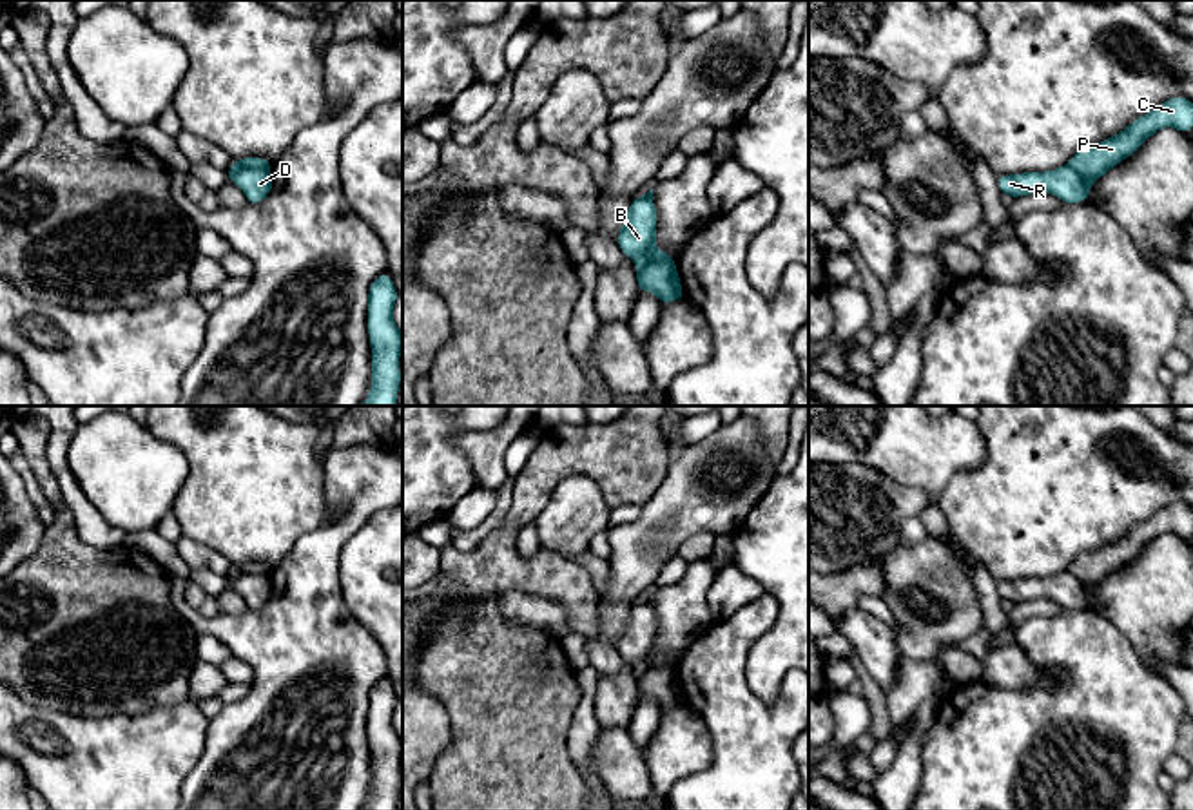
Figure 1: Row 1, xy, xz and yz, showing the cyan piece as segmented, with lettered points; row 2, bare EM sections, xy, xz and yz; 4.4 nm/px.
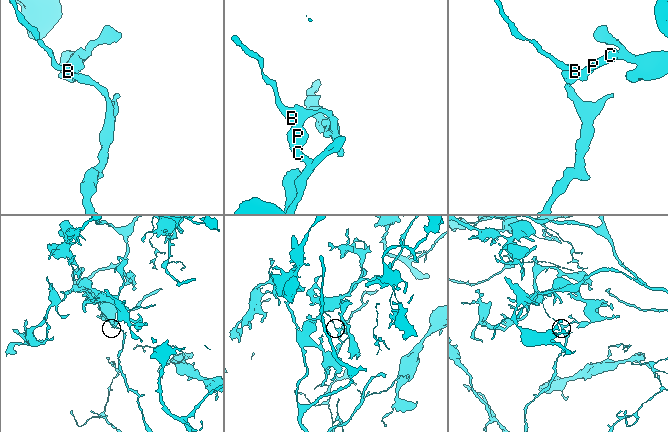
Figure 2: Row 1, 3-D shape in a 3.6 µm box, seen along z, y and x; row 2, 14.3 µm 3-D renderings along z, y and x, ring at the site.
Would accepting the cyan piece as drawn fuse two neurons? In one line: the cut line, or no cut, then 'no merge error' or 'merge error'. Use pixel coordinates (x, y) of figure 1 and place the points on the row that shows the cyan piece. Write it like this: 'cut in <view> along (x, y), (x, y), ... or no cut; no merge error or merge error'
cut in xz along (673, 260), (639, 267); merge error

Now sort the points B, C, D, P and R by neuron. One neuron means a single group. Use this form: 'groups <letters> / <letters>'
groups B D R / C P

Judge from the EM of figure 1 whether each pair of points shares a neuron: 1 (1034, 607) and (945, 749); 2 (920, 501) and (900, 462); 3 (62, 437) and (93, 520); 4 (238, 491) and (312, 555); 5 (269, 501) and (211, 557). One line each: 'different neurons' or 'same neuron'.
1: different neurons
2: different neurons
3: same neuron
4: different neurons
5: different neurons

